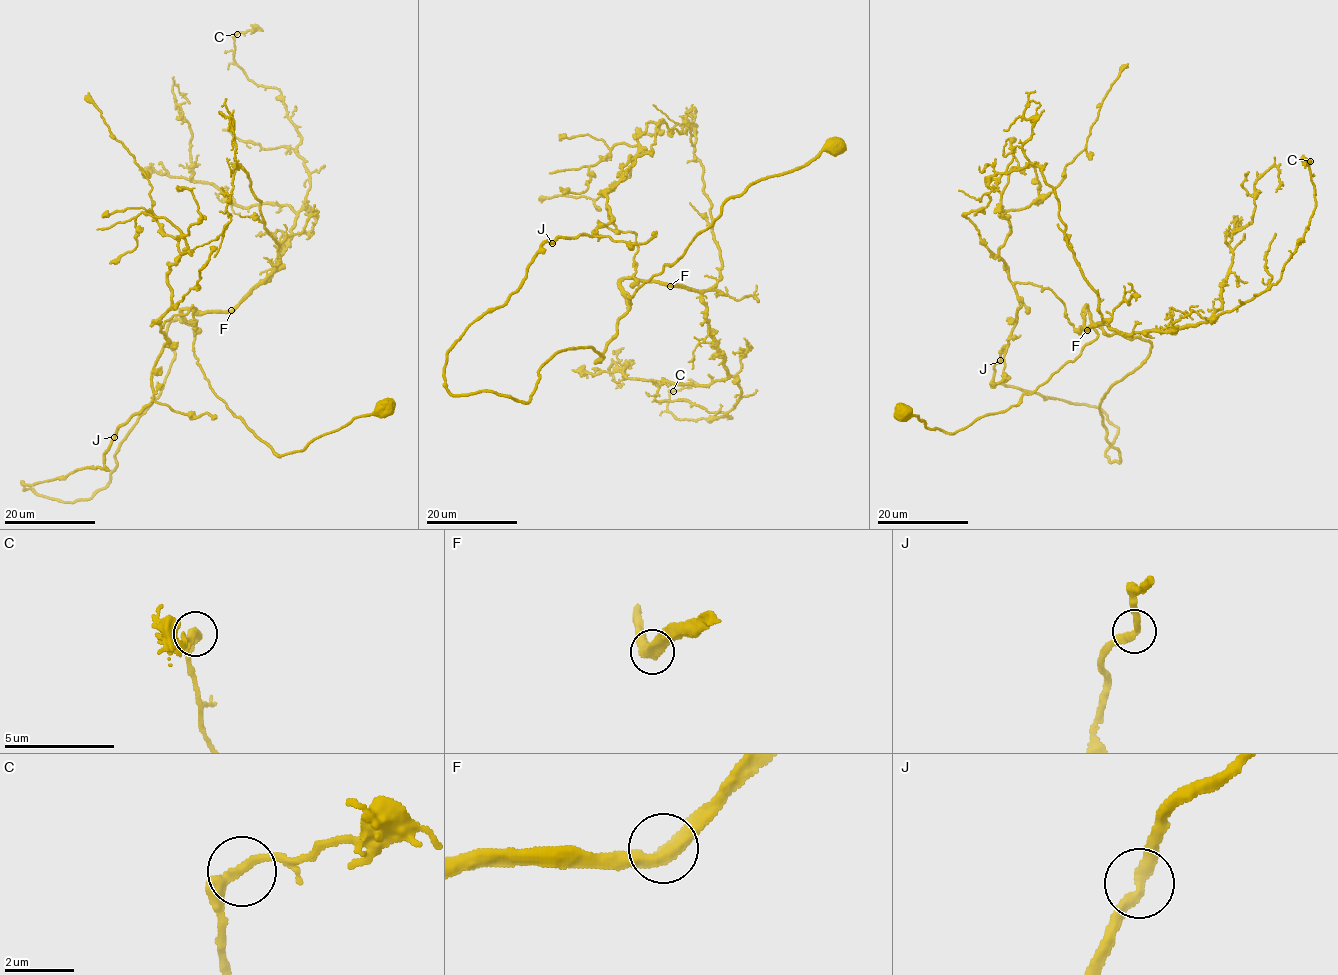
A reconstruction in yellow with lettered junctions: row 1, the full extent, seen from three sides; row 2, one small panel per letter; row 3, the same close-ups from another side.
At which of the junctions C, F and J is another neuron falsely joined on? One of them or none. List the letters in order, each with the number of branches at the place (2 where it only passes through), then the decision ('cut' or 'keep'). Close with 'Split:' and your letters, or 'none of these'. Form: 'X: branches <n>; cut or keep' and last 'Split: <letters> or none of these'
C: branches 2; keep
F: branches 2; keep
J: branches 2; keep
Split: none of these

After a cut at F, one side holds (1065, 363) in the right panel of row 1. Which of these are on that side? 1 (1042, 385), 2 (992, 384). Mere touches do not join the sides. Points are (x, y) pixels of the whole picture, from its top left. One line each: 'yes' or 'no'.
1: yes
2: no

